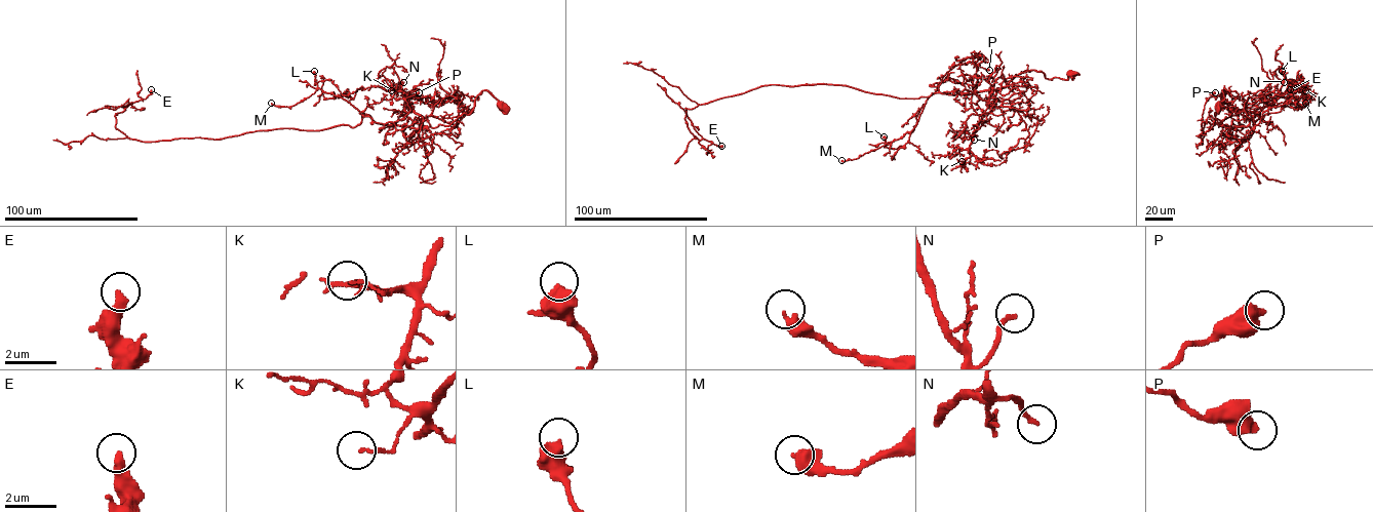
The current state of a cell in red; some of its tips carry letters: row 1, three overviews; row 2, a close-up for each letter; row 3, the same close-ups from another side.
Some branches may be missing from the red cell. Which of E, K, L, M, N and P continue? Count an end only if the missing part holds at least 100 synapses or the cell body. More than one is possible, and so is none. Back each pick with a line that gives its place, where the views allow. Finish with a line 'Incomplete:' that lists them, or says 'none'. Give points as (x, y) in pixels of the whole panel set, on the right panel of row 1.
Incomplete: none

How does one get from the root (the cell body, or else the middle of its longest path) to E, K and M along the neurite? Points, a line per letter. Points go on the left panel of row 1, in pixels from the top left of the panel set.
E: (500, 106), (482, 90), (469, 114), (434, 127), (363, 114), (354, 127), (129, 139), (115, 115), (151, 89)
K: (500, 106), (482, 90), (469, 114), (432, 127), (423, 126), (400, 86), (391, 90)
M: (500, 106), (482, 90), (472, 111), (448, 125), (413, 128), (377, 123), (320, 88), (289, 107), (271, 103)

